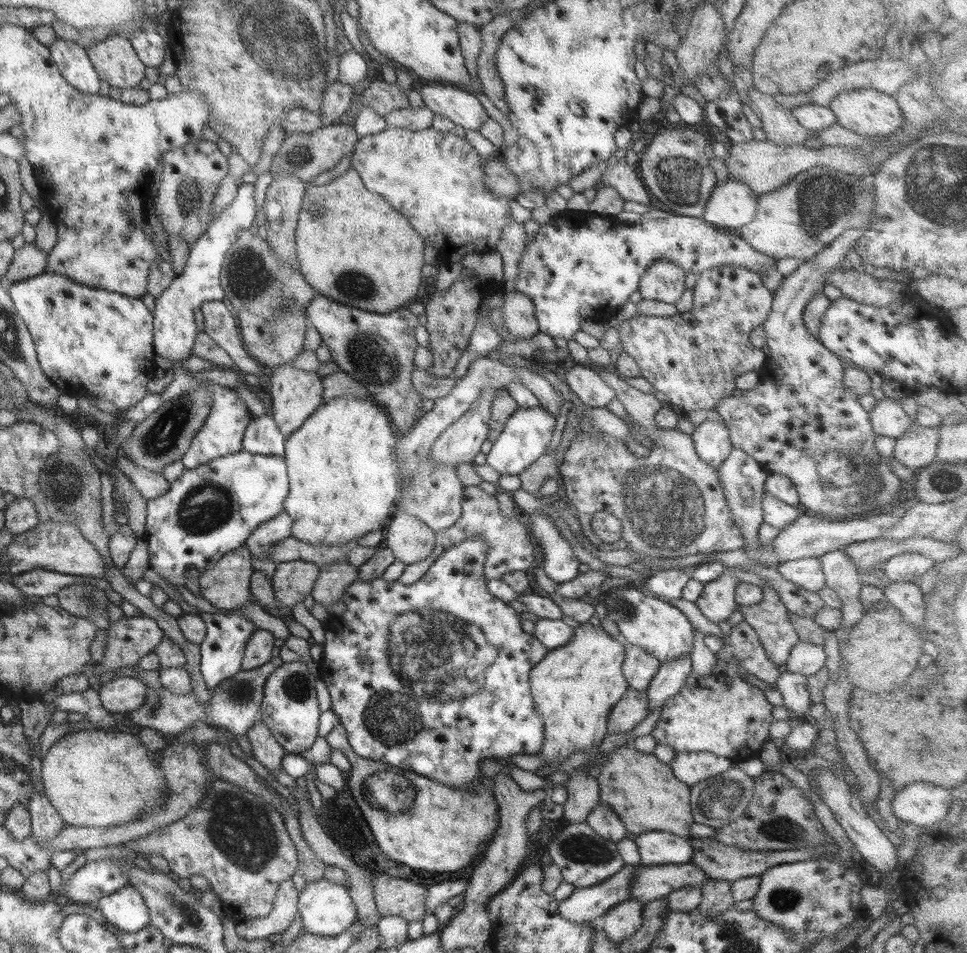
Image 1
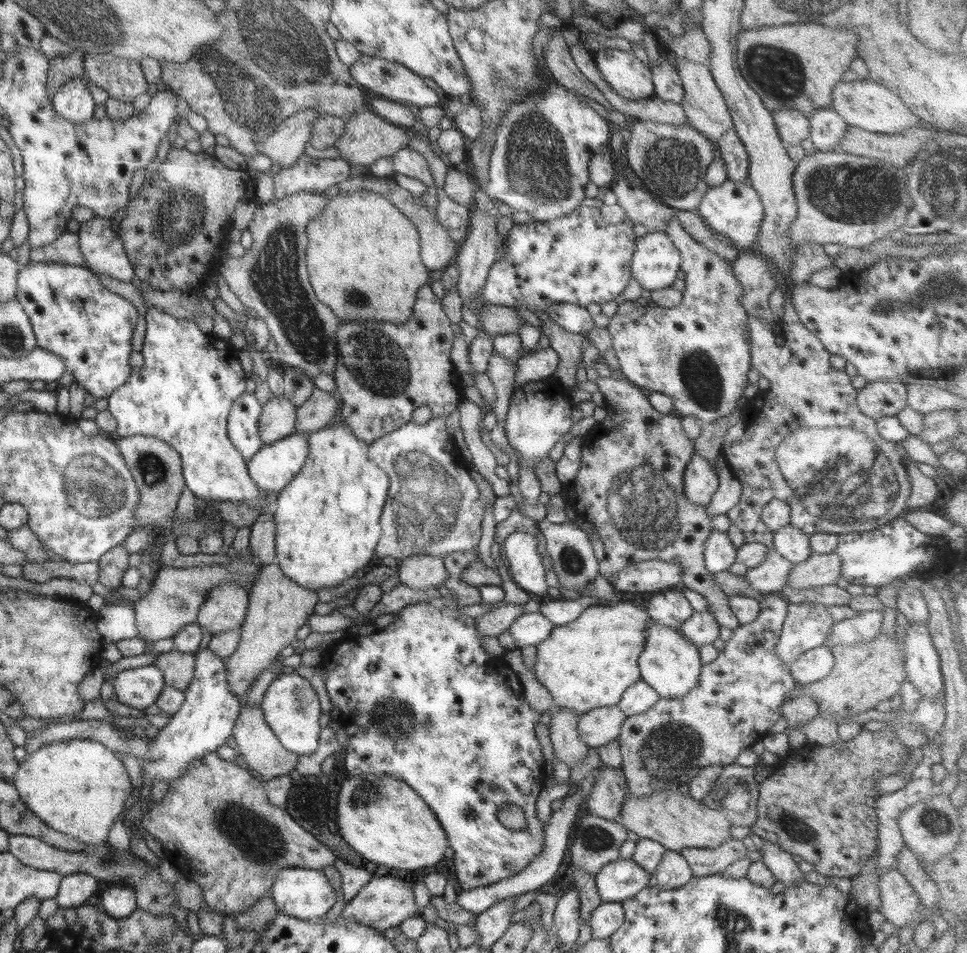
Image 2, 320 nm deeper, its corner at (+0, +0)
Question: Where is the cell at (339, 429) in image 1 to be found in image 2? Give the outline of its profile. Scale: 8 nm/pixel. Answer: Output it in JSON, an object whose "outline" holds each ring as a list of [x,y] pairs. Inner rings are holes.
{"outline":[[[344,421],[336,424],[336,426],[328,426],[318,432],[305,434],[305,437],[309,449],[306,464],[304,464],[302,470],[296,476],[293,476],[291,481],[282,489],[282,492],[278,493],[272,514],[276,523],[275,551],[277,565],[282,569],[287,578],[293,580],[298,586],[317,591],[319,588],[326,586],[338,586],[340,582],[344,582],[346,578],[350,578],[358,570],[362,570],[364,566],[368,566],[368,562],[375,558],[375,548],[383,533],[379,520],[385,503],[388,500],[389,476],[369,458],[370,445],[358,441]]]}

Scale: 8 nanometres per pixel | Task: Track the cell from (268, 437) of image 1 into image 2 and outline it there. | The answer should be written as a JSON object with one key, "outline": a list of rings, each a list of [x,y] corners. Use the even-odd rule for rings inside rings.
{"outline":[[[244,392],[238,396],[227,416],[228,437],[245,462],[265,446],[258,435],[258,422],[262,410],[262,404],[258,402],[255,394]]]}

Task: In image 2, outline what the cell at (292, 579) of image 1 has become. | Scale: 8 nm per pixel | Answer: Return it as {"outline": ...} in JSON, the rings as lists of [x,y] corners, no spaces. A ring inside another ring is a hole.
{"outline":[[[277,564],[263,565],[259,572],[257,581],[249,590],[249,603],[245,621],[239,627],[240,642],[238,648],[225,659],[225,667],[228,670],[226,675],[227,683],[231,686],[231,691],[242,704],[245,702],[247,692],[253,686],[253,682],[259,678],[261,672],[264,672],[271,666],[272,662],[280,659],[280,651],[297,642],[296,630],[304,624],[307,624],[309,616],[316,612],[318,597],[314,590],[308,590],[298,586],[293,580],[287,578],[282,569]]]}

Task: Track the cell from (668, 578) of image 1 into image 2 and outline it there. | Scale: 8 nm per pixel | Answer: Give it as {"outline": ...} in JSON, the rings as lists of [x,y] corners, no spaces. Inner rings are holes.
{"outline":[[[680,587],[654,593],[648,607],[650,618],[658,624],[679,629],[692,616],[693,608],[681,593]]]}

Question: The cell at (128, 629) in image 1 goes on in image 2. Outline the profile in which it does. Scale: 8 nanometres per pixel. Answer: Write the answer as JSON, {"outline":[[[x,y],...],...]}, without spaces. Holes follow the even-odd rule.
{"outline":[[[250,549],[242,552],[229,552],[229,564],[212,564],[211,566],[194,567],[163,567],[157,568],[146,594],[142,595],[133,604],[135,621],[139,638],[152,642],[172,639],[182,627],[197,622],[197,616],[202,603],[207,599],[207,594],[213,586],[223,582],[233,582],[248,591],[257,581],[263,562]]]}

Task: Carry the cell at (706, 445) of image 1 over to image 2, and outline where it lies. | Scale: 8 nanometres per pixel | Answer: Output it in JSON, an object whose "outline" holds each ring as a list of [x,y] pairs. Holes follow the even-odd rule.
{"outline":[[[694,453],[683,476],[684,497],[700,507],[707,507],[719,487],[719,476],[704,457]]]}

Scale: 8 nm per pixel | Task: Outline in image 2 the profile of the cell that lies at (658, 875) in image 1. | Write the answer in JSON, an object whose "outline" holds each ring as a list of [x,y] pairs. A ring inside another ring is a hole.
{"outline":[[[618,858],[618,860],[606,864],[595,875],[595,884],[603,903],[623,903],[627,898],[648,888],[650,878],[652,875],[648,875],[634,861]]]}

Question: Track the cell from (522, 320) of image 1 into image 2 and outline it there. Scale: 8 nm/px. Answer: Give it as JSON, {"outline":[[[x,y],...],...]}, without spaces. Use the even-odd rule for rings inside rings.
{"outline":[[[485,304],[479,310],[479,322],[488,334],[493,336],[516,333],[523,323],[520,315],[511,307],[500,304]]]}

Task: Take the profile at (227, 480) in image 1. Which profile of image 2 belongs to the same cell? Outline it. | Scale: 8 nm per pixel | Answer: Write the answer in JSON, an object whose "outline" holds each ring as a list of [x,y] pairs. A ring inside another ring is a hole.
{"outline":[[[295,433],[265,445],[246,462],[263,494],[278,494],[301,470],[309,455],[305,434]]]}

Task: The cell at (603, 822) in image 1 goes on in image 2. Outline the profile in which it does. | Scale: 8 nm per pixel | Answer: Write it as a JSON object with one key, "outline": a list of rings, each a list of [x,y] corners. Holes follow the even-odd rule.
{"outline":[[[602,767],[596,775],[592,790],[586,798],[590,814],[617,820],[627,798],[627,784],[621,768]]]}

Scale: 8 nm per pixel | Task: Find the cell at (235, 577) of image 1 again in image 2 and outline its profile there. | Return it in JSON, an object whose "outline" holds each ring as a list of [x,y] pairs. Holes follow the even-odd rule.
{"outline":[[[233,582],[213,586],[200,607],[197,624],[212,635],[236,630],[245,621],[249,593]]]}

